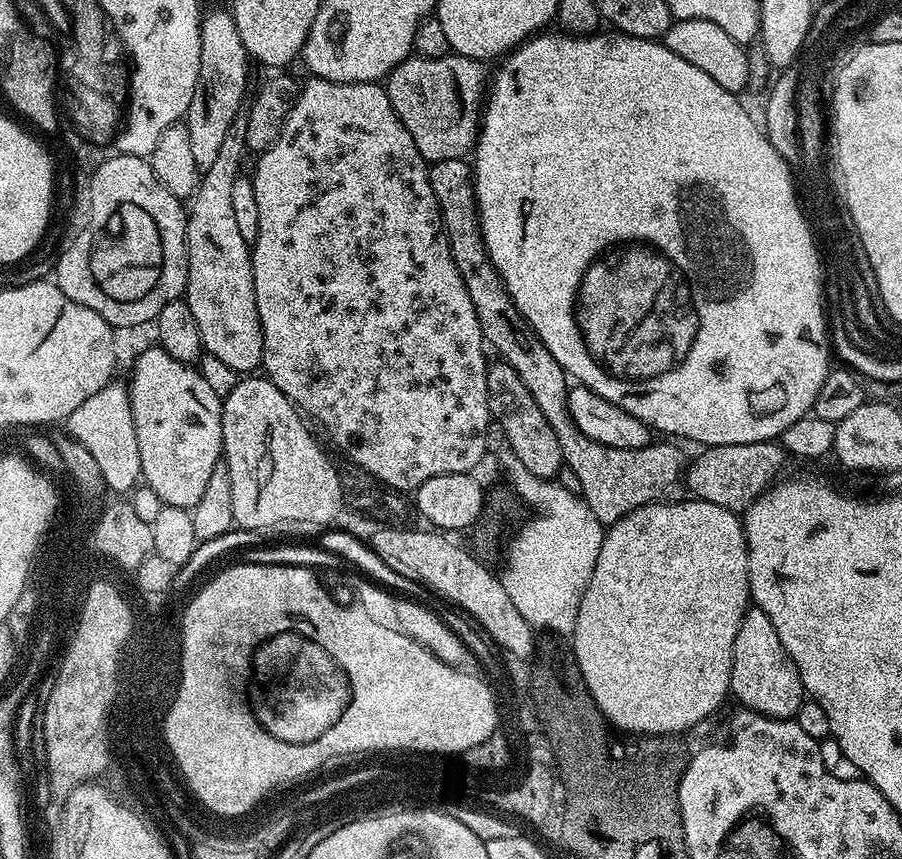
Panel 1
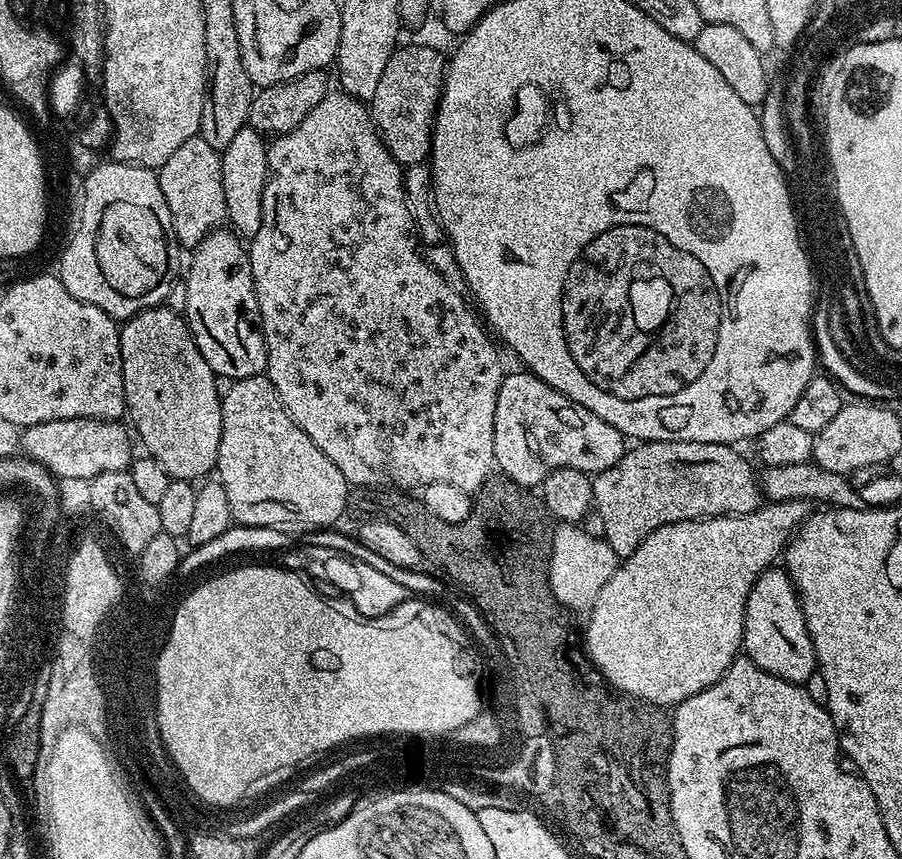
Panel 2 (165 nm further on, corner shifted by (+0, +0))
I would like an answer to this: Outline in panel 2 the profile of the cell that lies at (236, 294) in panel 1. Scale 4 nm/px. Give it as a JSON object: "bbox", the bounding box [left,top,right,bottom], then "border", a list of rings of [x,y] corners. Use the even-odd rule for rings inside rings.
{"bbox":[184,226,268,382],"border":[[[221,226],[209,232],[201,244],[197,244],[191,253],[192,261],[186,264],[186,306],[184,312],[188,328],[192,331],[194,342],[206,358],[210,370],[225,381],[235,382],[242,378],[259,376],[268,366],[268,347],[264,344],[264,333],[260,327],[260,311],[256,301],[256,291],[250,270],[248,248],[241,237],[227,227]]]}

